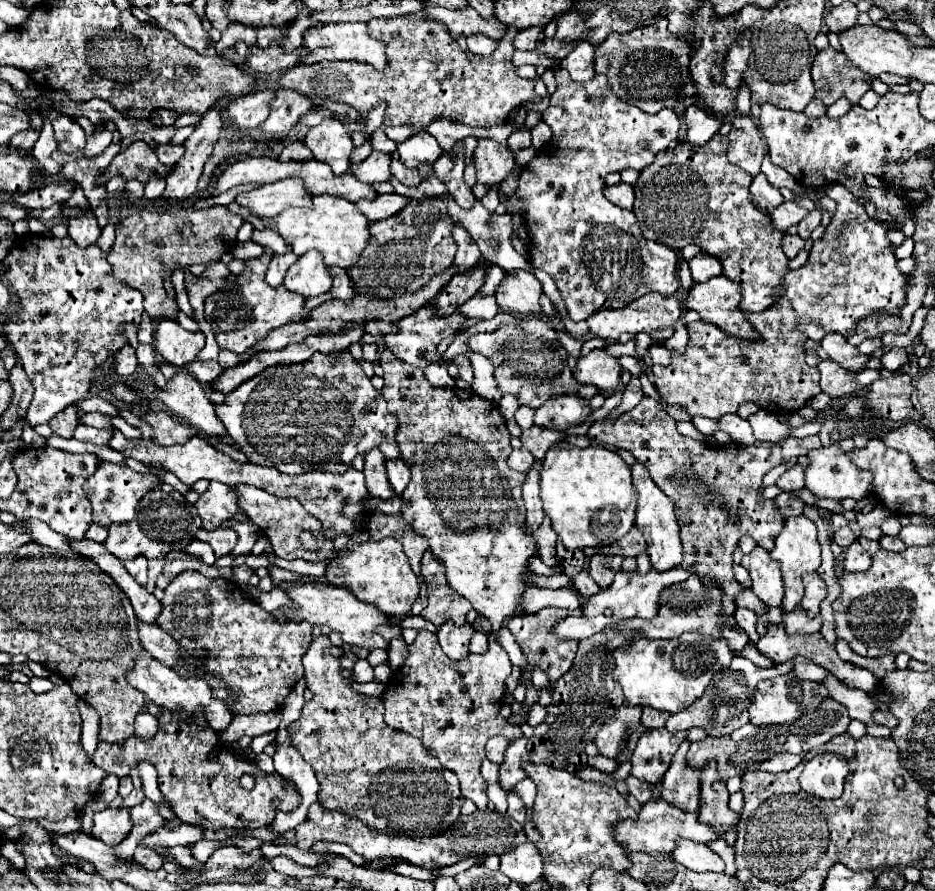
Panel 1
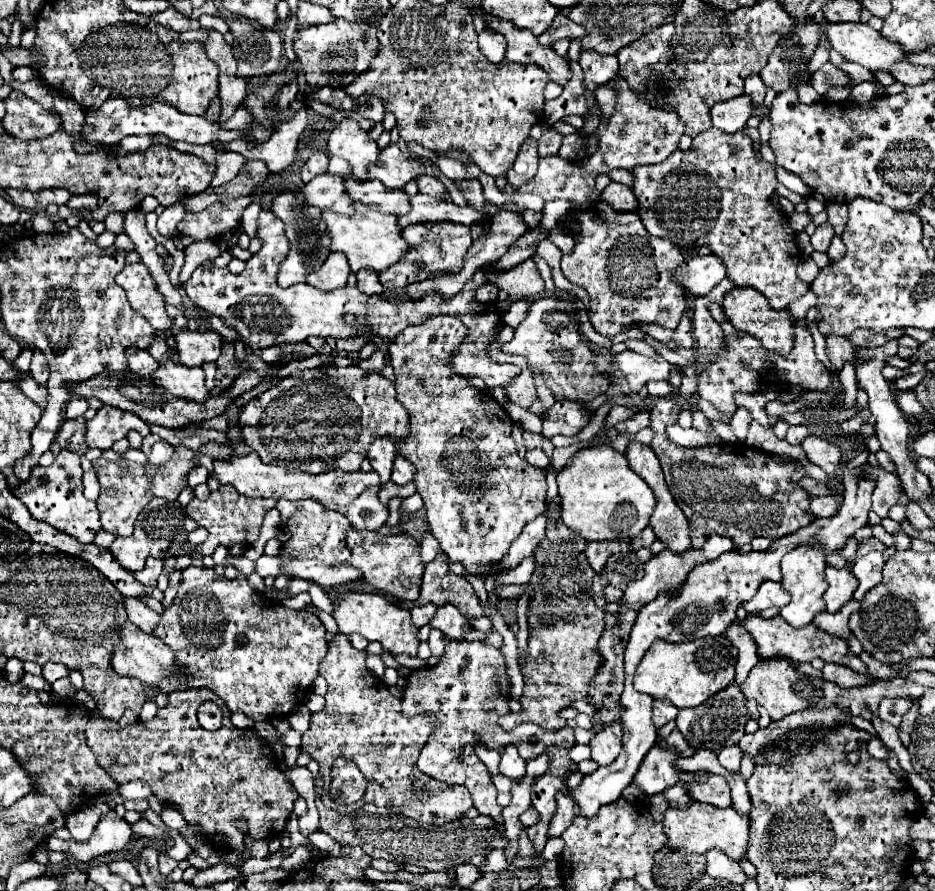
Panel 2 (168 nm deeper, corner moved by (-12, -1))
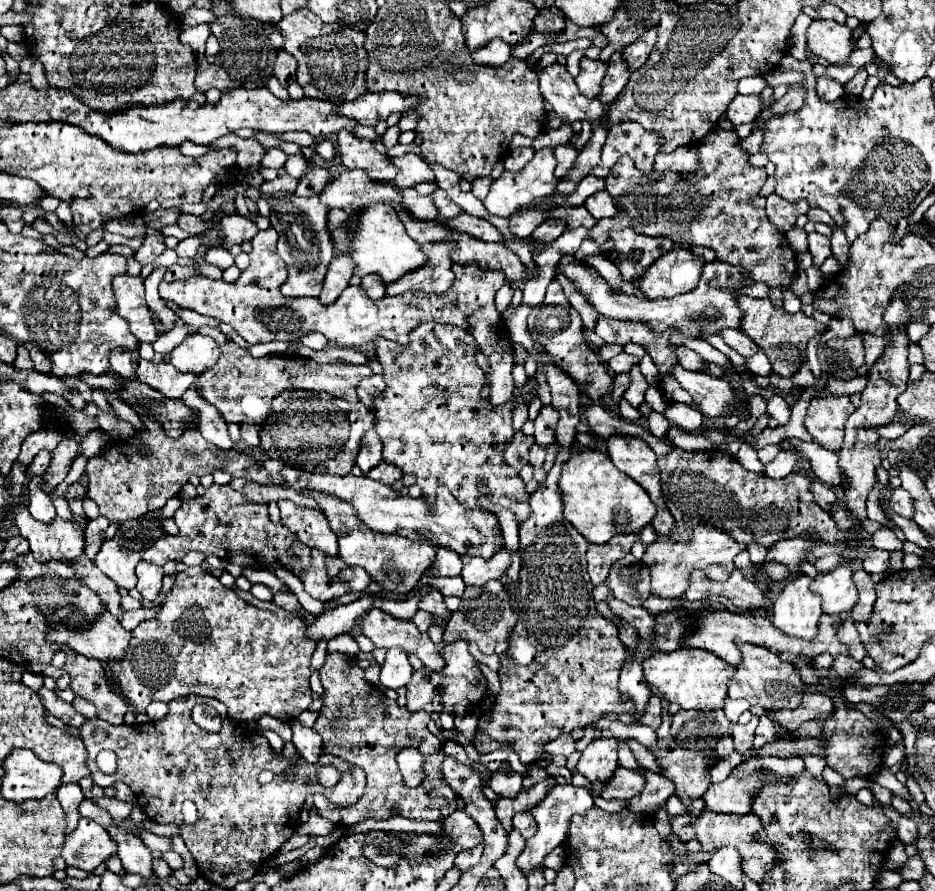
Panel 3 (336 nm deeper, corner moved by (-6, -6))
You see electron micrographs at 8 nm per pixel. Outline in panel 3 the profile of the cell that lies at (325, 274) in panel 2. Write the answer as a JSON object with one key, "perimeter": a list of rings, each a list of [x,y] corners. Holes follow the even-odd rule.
{"perimeter":[[[339,254],[331,260],[329,264],[329,270],[327,270],[327,276],[325,276],[325,284],[323,284],[323,290],[321,290],[321,304],[333,304],[341,292],[349,286],[349,280],[353,276],[353,270],[355,270],[355,262],[351,260],[349,254]]]}

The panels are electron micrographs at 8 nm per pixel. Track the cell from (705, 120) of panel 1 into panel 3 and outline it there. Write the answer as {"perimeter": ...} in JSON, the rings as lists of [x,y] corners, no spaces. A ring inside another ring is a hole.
{"perimeter":[[[735,96],[735,100],[731,102],[729,110],[727,110],[727,118],[731,120],[733,126],[739,126],[743,122],[755,122],[757,116],[763,110],[763,100],[761,96]]]}

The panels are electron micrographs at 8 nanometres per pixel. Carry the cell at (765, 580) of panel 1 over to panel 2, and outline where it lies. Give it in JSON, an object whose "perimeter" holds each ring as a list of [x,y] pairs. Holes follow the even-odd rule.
{"perimeter":[[[767,581],[767,583],[763,583],[763,587],[759,587],[759,591],[755,593],[755,597],[751,601],[747,601],[743,607],[749,613],[755,613],[755,611],[767,609],[767,607],[779,607],[781,609],[789,601],[791,601],[791,595],[783,589],[781,583]]]}

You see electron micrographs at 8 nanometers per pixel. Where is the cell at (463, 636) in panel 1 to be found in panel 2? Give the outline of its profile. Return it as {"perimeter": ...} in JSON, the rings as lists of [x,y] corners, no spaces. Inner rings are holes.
{"perimeter":[[[455,605],[439,607],[437,615],[433,617],[433,621],[429,625],[433,629],[443,631],[451,641],[463,641],[463,635],[467,631],[471,631],[471,625],[467,623],[467,619],[463,619],[463,615],[459,613],[459,609]]]}

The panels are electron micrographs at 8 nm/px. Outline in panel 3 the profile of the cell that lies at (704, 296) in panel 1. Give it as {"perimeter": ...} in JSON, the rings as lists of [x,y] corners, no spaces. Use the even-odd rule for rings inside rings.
{"perimeter":[[[739,296],[739,308],[745,312],[745,318],[741,322],[741,330],[767,354],[771,364],[783,362],[787,364],[787,370],[773,370],[779,376],[793,376],[799,372],[799,368],[807,362],[807,342],[817,336],[825,334],[827,326],[815,322],[805,312],[789,314],[783,308],[777,308],[771,304],[771,300],[757,300],[749,296]]]}

